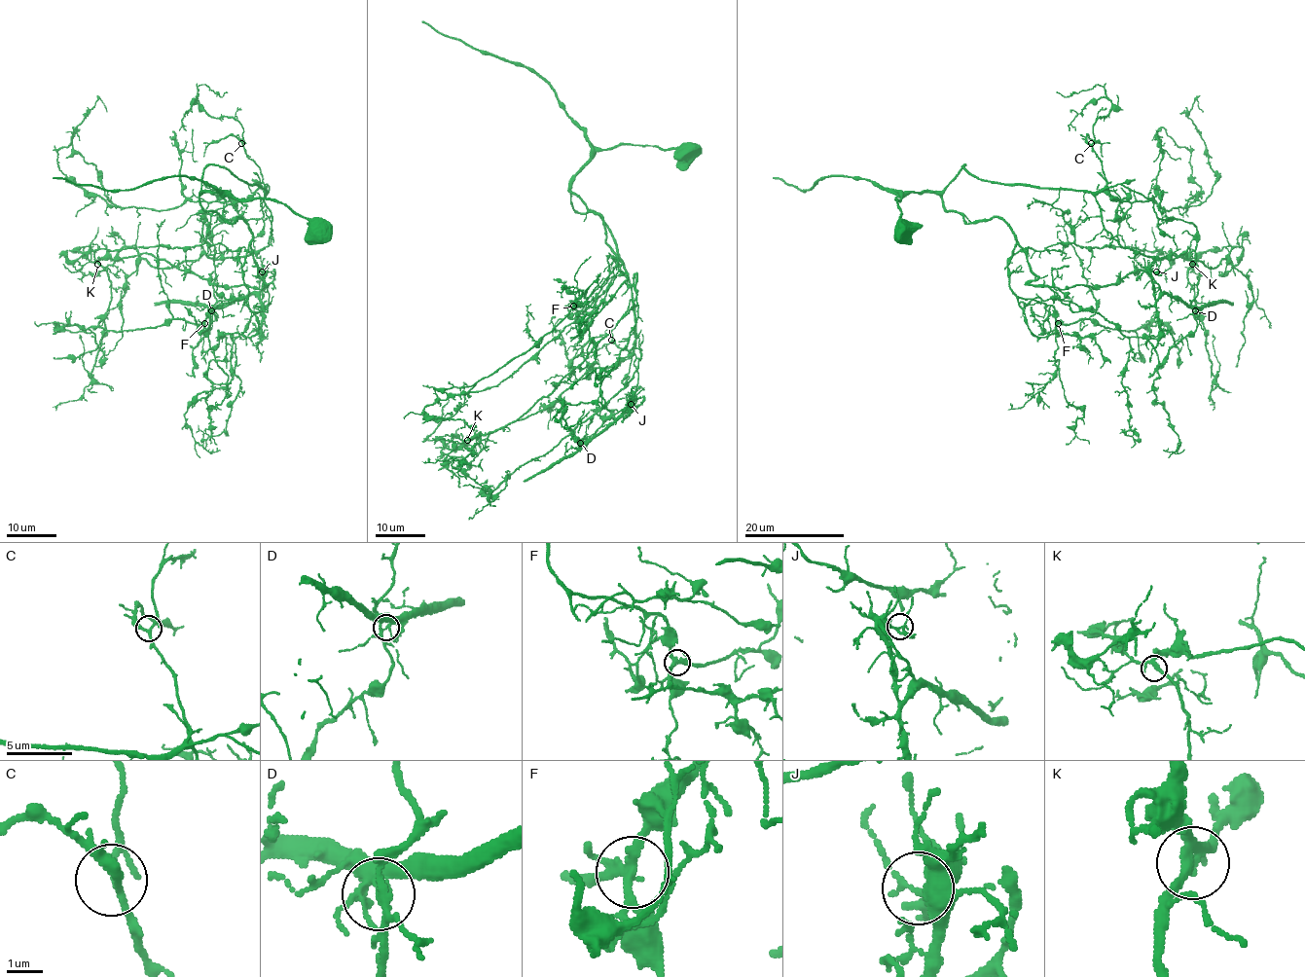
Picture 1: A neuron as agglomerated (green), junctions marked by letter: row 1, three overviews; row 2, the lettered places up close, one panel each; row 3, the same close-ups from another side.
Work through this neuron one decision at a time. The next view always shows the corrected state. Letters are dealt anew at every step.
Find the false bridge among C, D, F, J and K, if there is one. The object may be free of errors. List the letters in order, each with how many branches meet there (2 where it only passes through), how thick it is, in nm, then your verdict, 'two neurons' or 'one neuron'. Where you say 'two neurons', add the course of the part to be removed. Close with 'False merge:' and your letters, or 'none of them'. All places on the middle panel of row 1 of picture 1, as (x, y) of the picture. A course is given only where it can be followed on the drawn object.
C: branches 4; calibre 160 nm; one neuron
D: branches 5; calibre 190 nm; two neurons; course (580, 443), (588, 444), (630, 404), (630, 408), (627, 400), (630, 398)
F: branches 5; calibre 240 nm; one neuron
J: branches 4; calibre 160 nm; one neuron
K: branches 4; calibre 200 nm; one neuron
False merge: D

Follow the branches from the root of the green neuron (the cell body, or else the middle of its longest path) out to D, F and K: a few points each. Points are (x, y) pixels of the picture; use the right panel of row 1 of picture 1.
D: (903, 231), (896, 199), (941, 192), (964, 164), (1004, 185), (1122, 185), (1157, 218), (1194, 226), (1194, 311)
F: (903, 231), (896, 199), (912, 192), (967, 223), (1000, 218), (1016, 239), (1009, 286), (1058, 323)
K: (903, 231), (896, 199), (935, 192), (967, 223), (1000, 218), (1033, 285), (1115, 285), (1172, 253), (1192, 264)

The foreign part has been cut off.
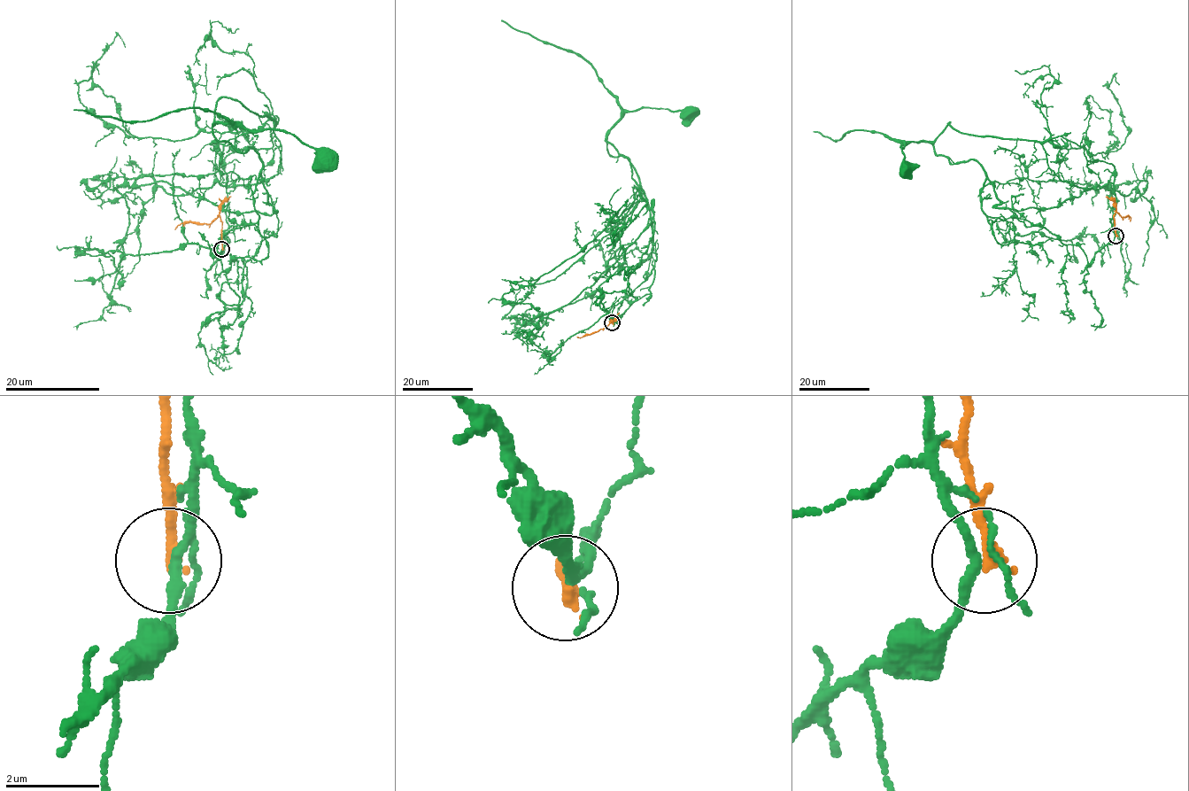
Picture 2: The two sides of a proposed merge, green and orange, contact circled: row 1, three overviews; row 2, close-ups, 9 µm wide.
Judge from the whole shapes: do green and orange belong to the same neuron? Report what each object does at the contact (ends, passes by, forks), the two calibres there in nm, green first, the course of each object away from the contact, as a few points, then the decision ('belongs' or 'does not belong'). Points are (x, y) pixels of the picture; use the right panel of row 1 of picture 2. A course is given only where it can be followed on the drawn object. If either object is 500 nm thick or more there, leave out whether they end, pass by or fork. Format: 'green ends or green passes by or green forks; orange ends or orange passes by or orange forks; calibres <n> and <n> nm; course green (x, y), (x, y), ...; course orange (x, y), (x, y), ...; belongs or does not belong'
green passes by; orange ends; calibres 200 and 280 nm; course green (1115, 236), (1115, 168), (1087, 160), (1061, 136), (976, 136), (950, 122), (933, 142), (901, 146), (907, 168); course orange (1115, 236), (1114, 214), (1116, 212), (1122, 217), (1129, 215), (1130, 221); does not belong

